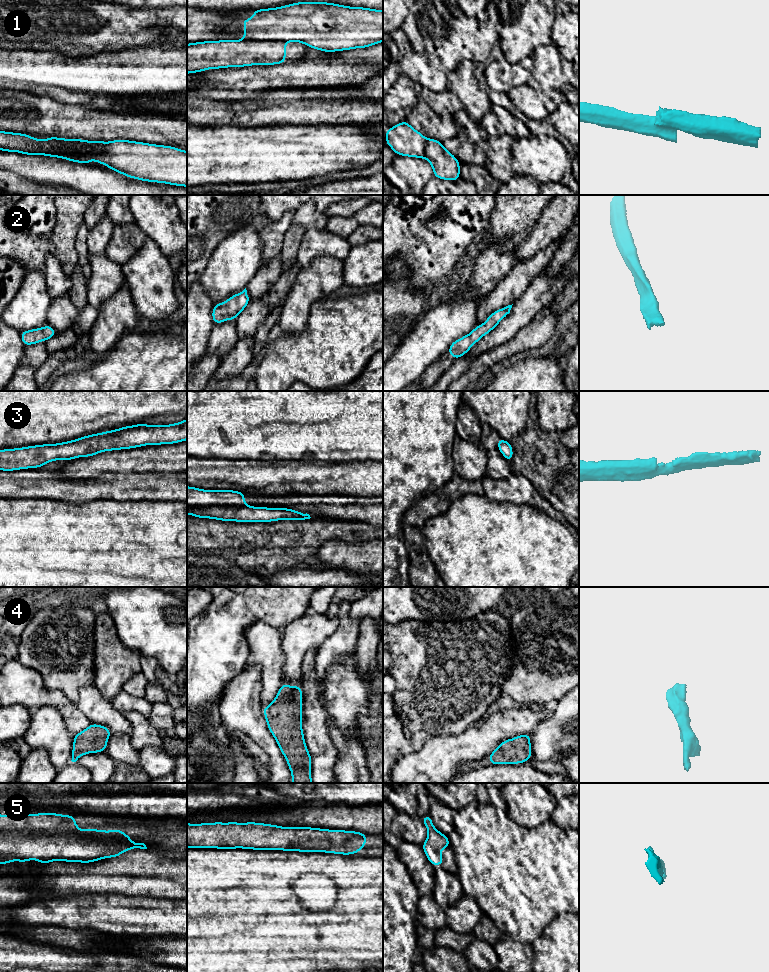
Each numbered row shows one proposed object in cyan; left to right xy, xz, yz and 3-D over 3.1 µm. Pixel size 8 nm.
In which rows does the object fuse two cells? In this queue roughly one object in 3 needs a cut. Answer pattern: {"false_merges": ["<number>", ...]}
{"false_merges": ["1"]}

